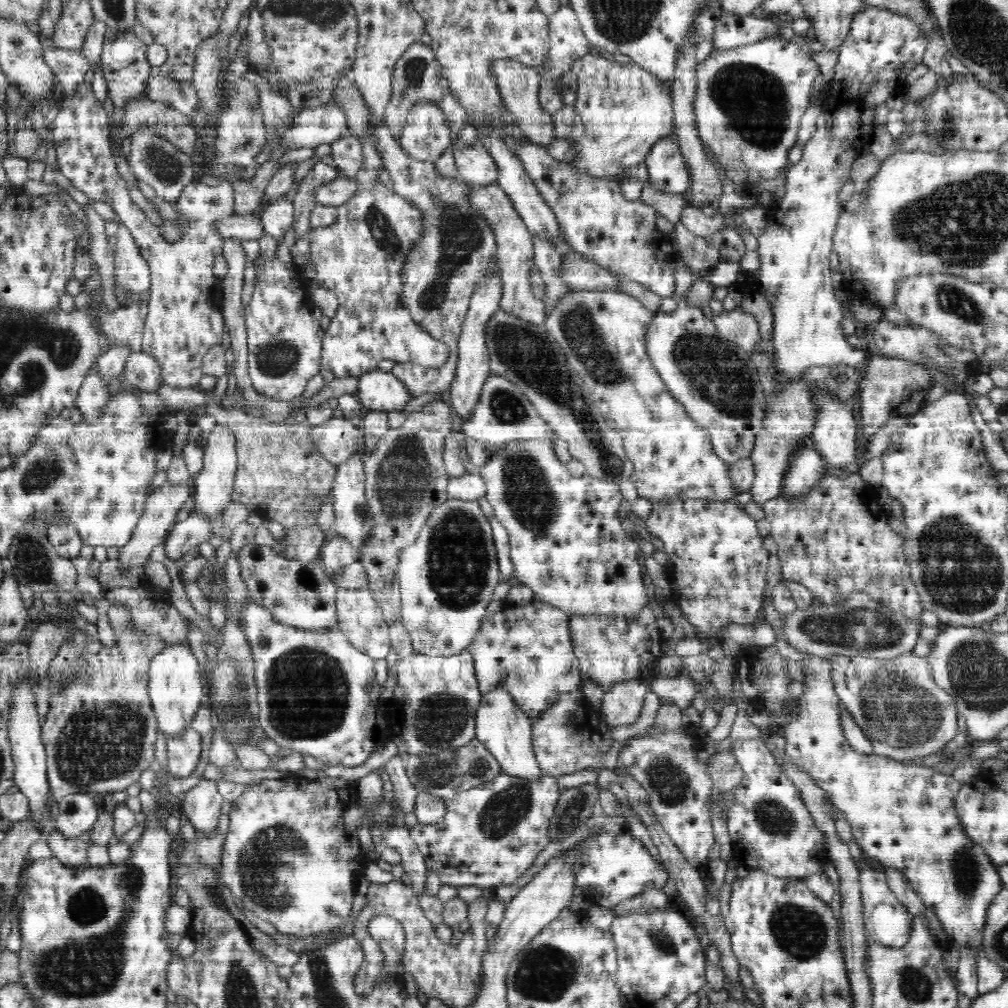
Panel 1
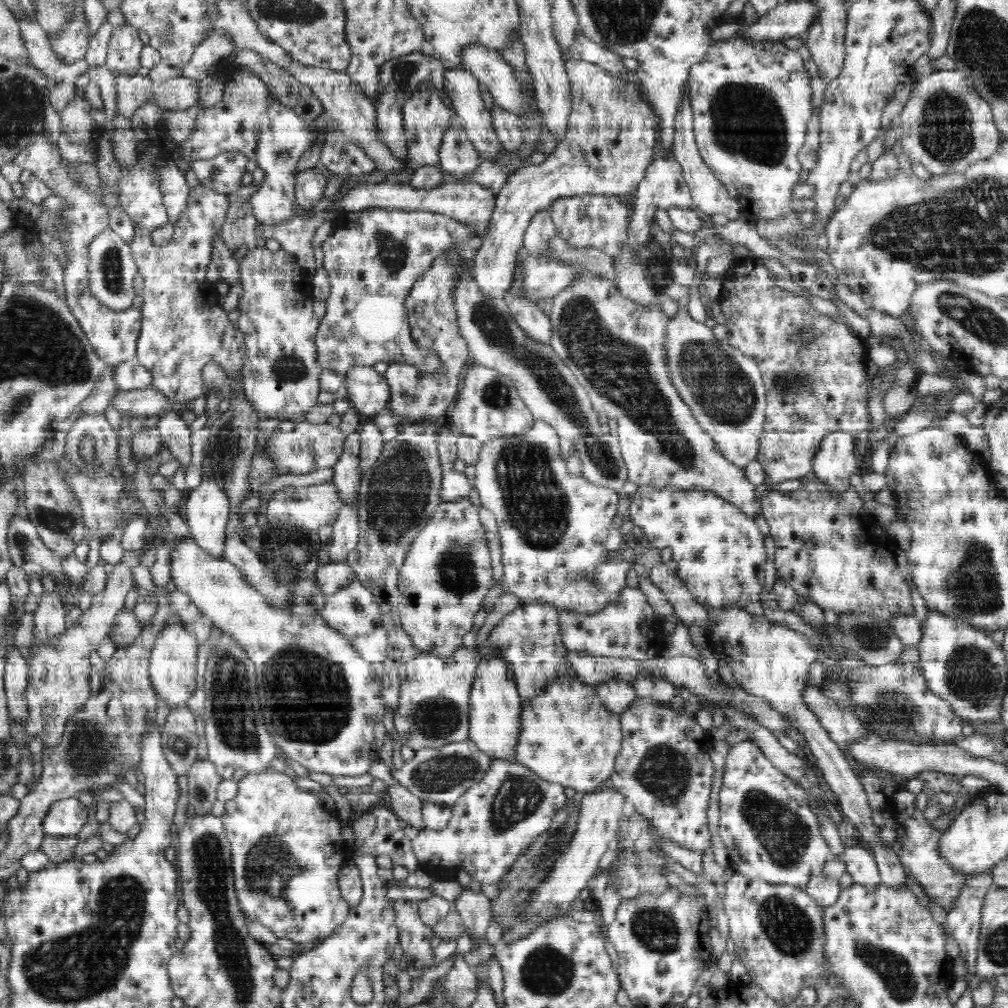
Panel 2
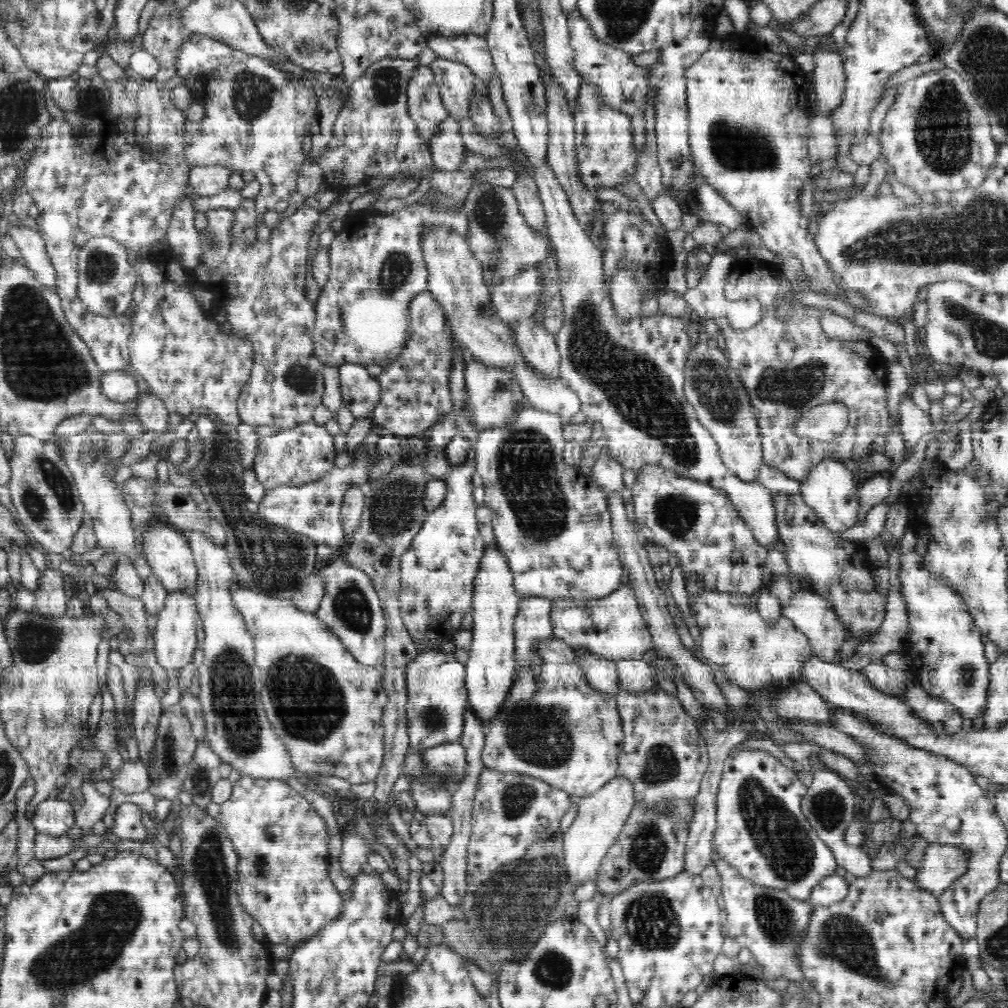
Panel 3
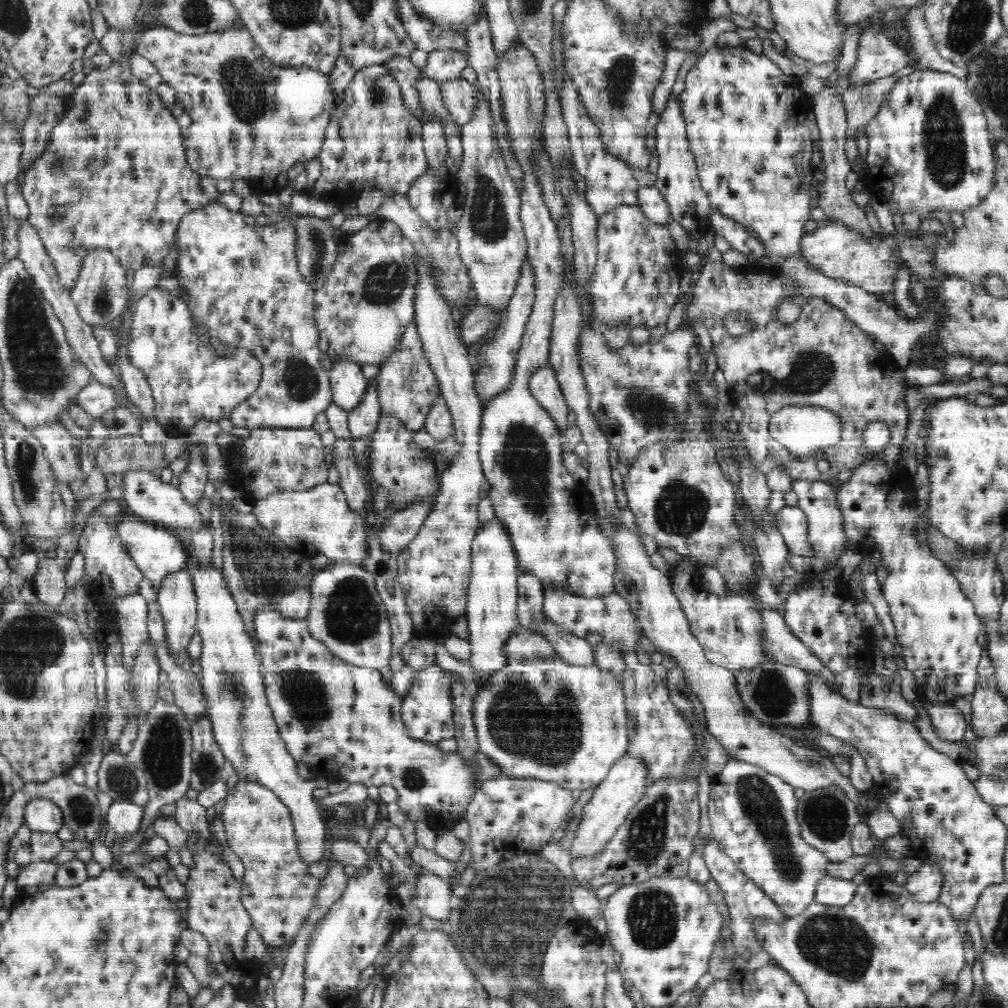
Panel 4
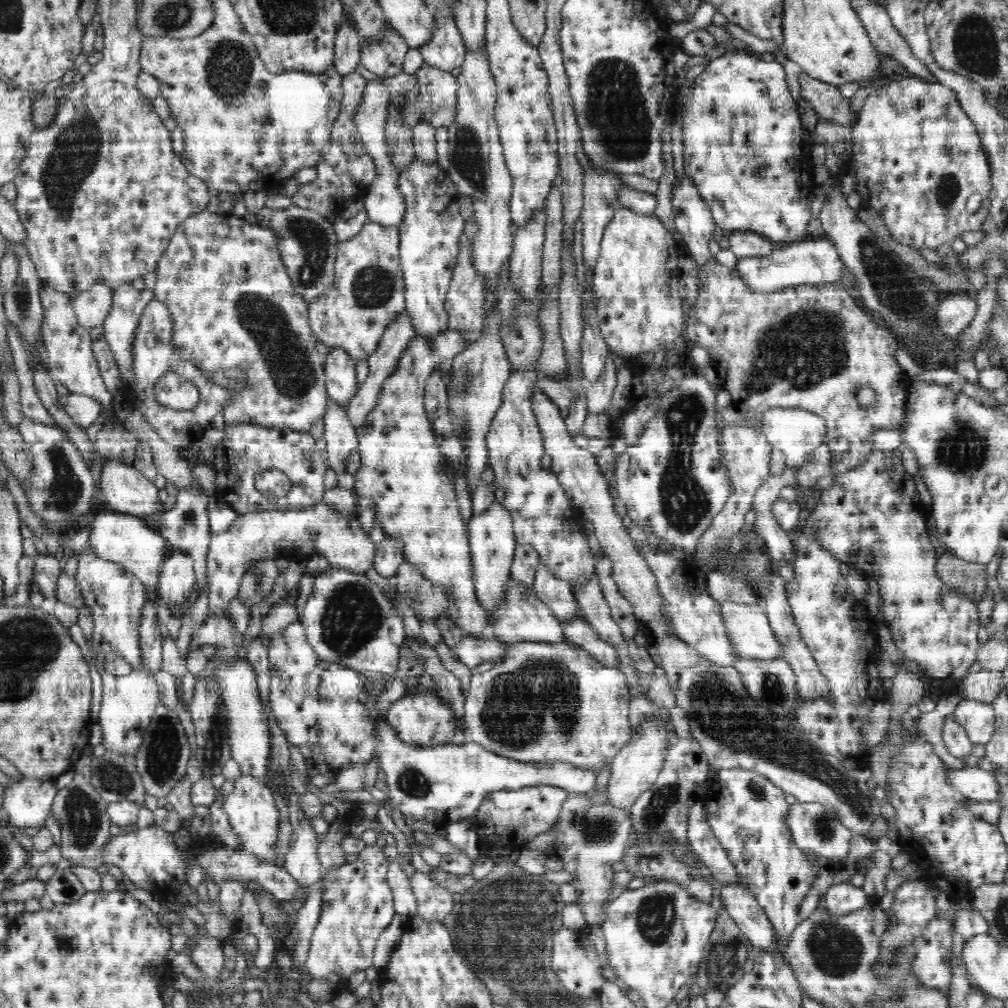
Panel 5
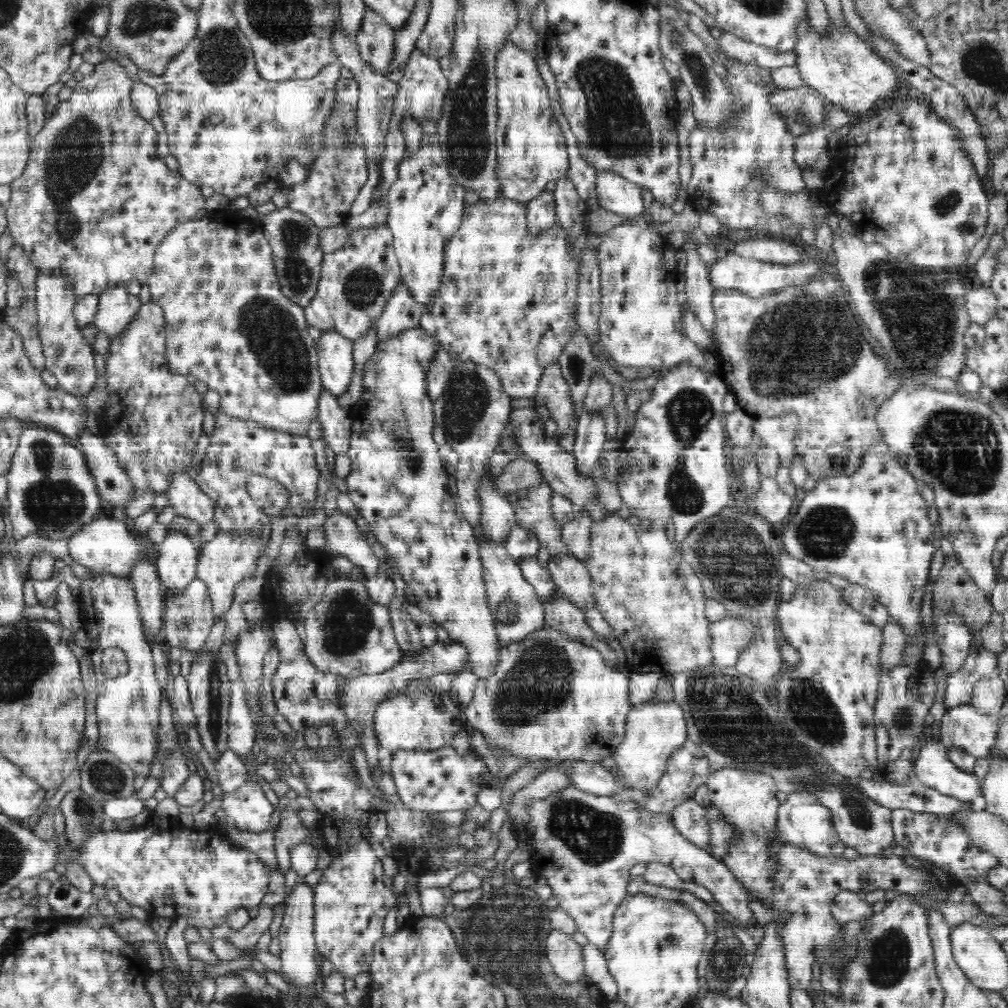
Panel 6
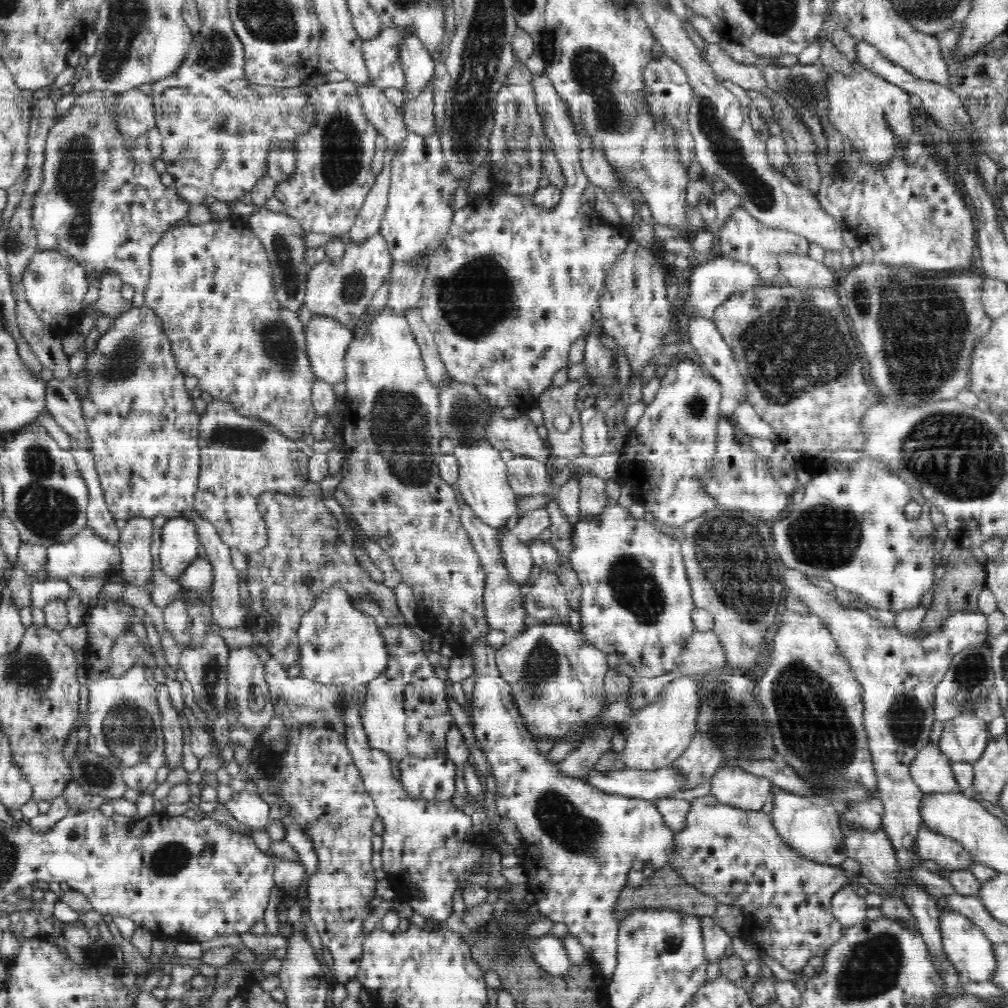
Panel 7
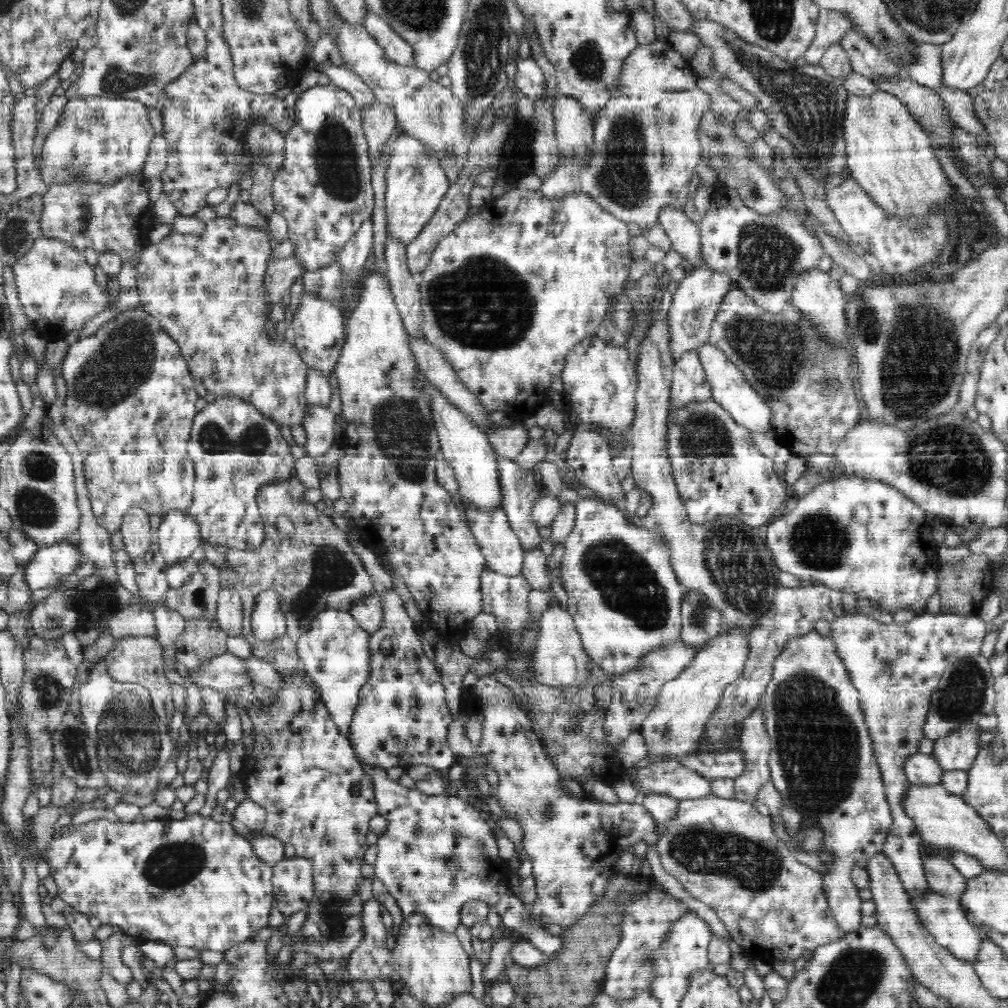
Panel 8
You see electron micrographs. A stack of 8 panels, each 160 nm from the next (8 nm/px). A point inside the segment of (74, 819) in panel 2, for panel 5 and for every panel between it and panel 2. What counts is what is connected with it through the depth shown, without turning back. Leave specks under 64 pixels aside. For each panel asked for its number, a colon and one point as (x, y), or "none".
3: (53, 816)
4: (41, 814)
5: (27, 802)

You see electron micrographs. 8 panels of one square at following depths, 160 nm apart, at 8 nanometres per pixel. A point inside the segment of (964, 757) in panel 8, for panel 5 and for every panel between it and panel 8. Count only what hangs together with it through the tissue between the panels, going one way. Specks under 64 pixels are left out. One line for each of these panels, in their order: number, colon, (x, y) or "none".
5: (977, 718)
6: (963, 726)
7: (965, 737)

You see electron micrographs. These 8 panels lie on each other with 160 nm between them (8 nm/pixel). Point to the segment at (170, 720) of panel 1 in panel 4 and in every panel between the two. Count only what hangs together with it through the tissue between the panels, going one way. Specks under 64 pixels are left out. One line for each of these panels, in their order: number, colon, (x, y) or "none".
2: (173, 670)
3: (175, 637)
4: (177, 600)

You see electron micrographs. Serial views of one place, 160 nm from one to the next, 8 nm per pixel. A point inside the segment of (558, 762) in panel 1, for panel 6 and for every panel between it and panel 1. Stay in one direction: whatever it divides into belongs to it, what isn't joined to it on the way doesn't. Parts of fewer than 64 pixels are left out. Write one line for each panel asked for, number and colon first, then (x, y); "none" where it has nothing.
2: (567, 736)
3: (553, 725)
4: (547, 719)
5: (543, 701)
6: (558, 699)

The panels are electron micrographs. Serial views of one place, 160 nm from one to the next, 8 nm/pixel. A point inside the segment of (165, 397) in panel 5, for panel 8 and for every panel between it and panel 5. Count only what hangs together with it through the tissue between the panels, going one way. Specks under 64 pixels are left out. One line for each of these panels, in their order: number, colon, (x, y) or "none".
6: (227, 323)
7: (211, 285)
8: (206, 291)

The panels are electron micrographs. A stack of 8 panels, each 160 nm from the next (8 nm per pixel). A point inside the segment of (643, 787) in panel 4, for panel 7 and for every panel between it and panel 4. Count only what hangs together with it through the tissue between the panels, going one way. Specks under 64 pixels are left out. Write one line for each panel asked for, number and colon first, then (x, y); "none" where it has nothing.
5: (635, 768)
6: (654, 730)
7: (656, 735)

